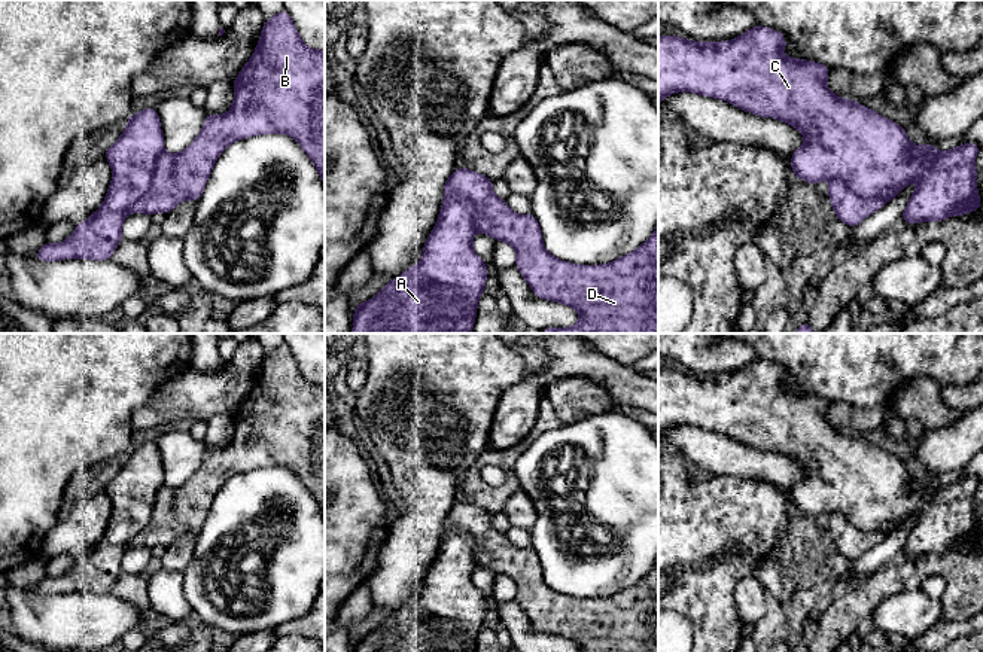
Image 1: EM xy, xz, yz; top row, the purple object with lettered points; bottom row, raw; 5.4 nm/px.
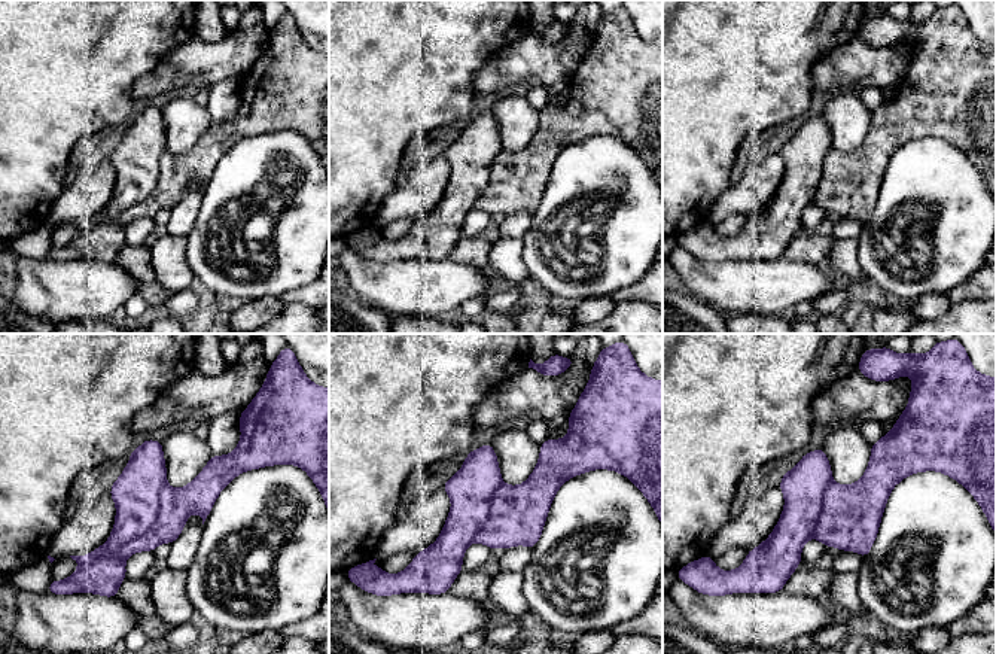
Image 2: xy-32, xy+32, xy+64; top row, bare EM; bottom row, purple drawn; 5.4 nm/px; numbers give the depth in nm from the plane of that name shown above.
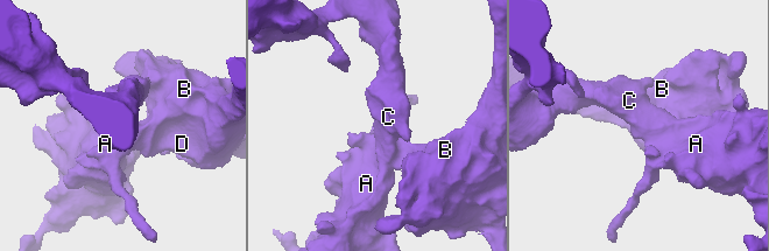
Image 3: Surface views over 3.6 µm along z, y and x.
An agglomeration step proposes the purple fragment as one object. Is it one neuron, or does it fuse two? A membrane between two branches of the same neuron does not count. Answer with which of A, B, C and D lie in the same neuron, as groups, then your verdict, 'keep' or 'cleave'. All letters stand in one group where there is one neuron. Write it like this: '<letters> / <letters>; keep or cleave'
A B C D; keep

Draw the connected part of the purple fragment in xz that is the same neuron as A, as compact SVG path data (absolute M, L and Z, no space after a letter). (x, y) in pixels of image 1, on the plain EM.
M456 502L444 518L444 536L436 558L427 569L420 595L390 613L369 634L356 639L353 652L475 652L477 639L487 613L487 598L472 582L472 572L477 564L490 569L496 575L511 578L517 589L515 601L523 607L535 628L575 642L579 652L658 652L658 557L655 566L642 579L611 597L570 597L551 589L545 584L536 551L532 546L515 548L508 540L506 533L500 533L493 527L493 517L494 514L477 505Z

